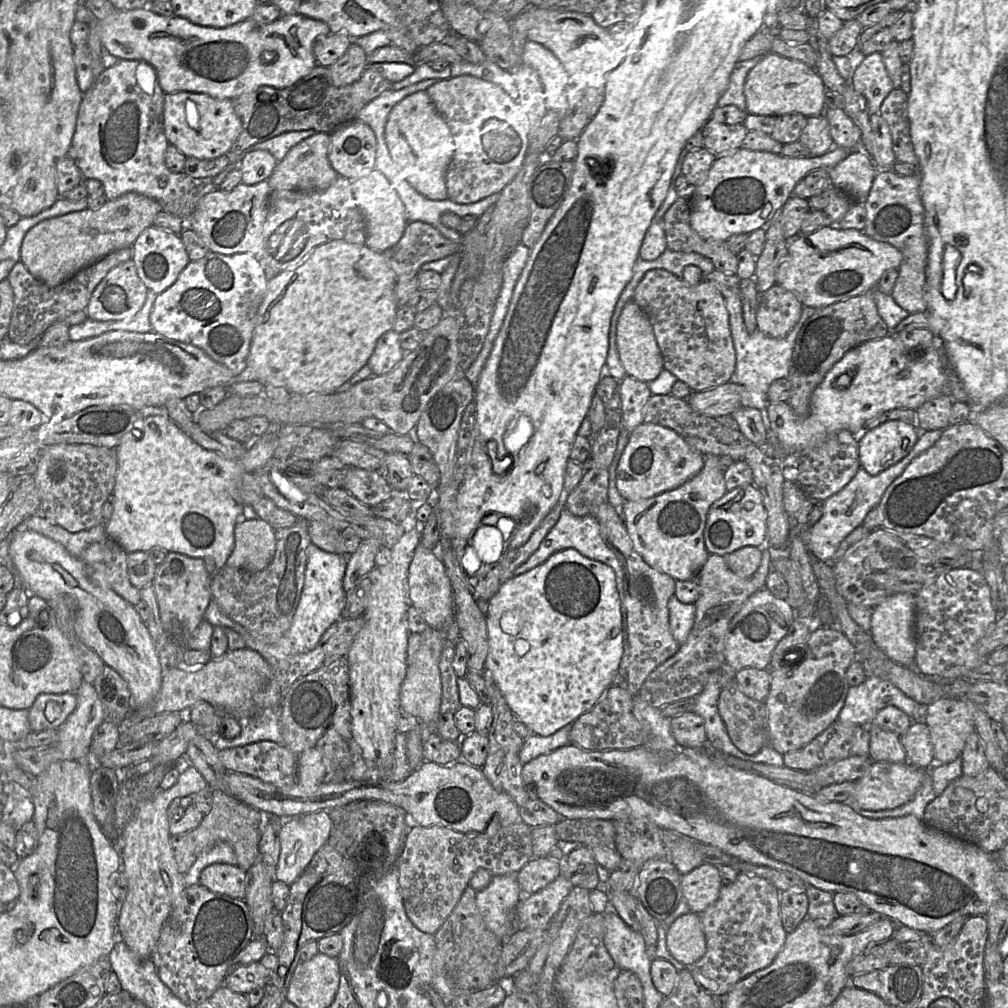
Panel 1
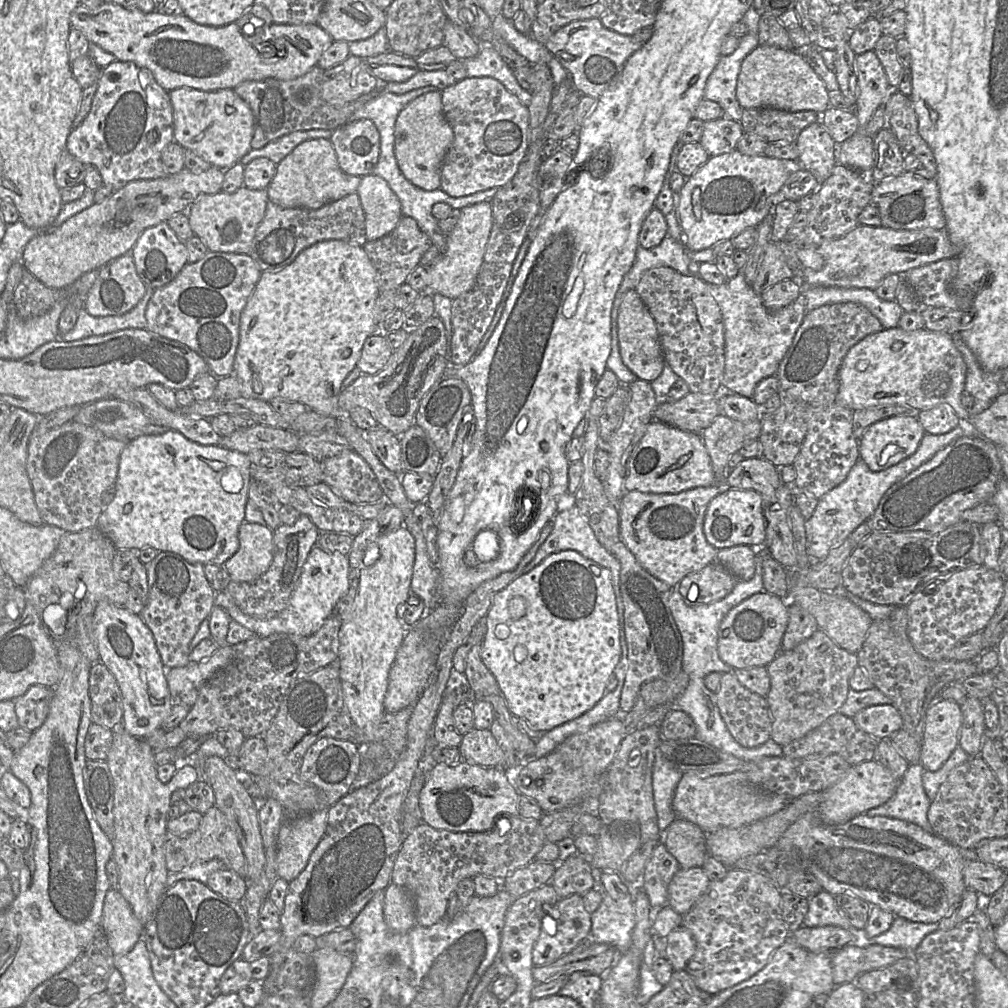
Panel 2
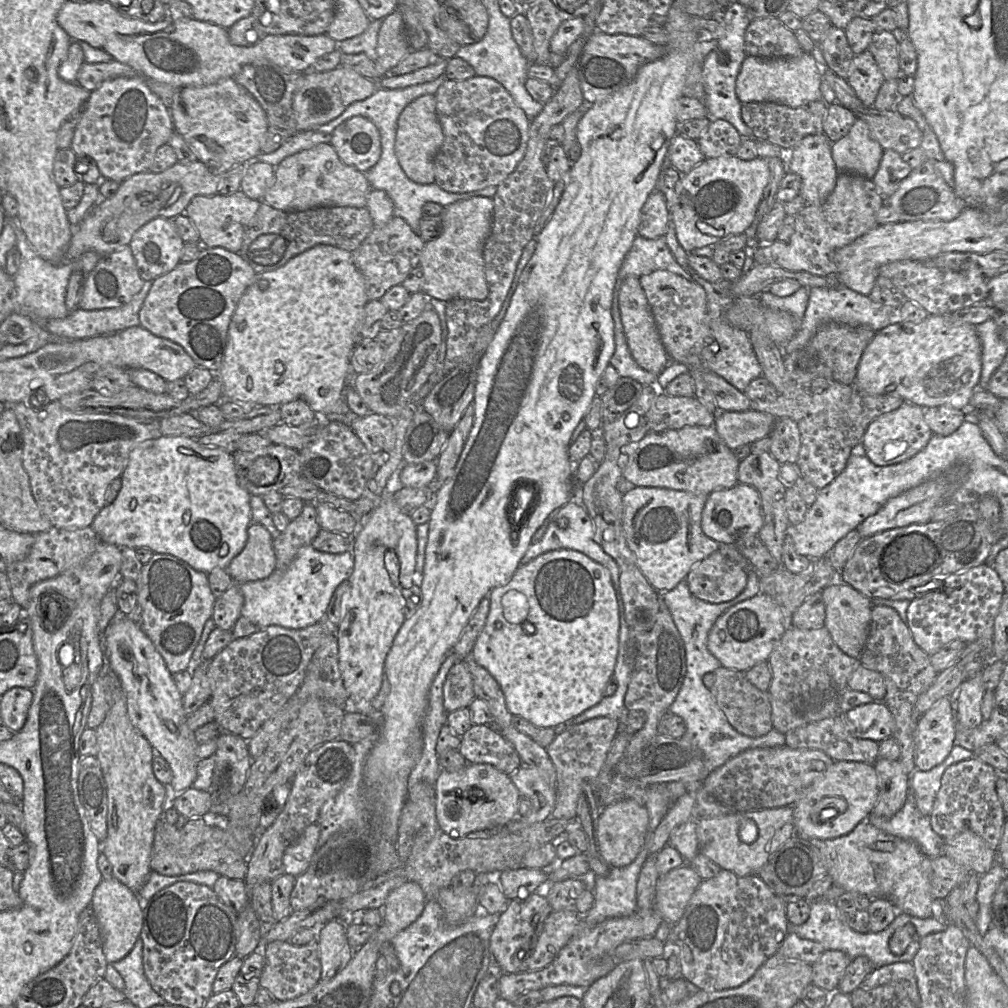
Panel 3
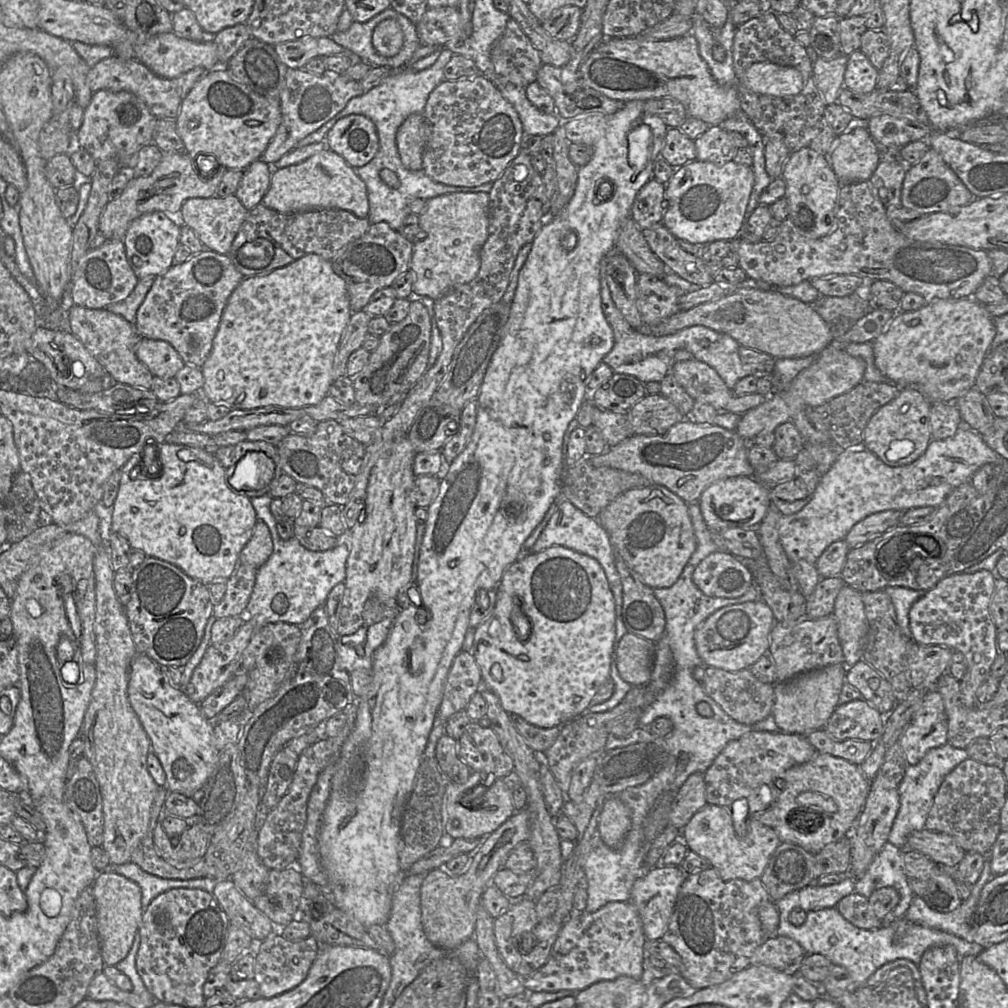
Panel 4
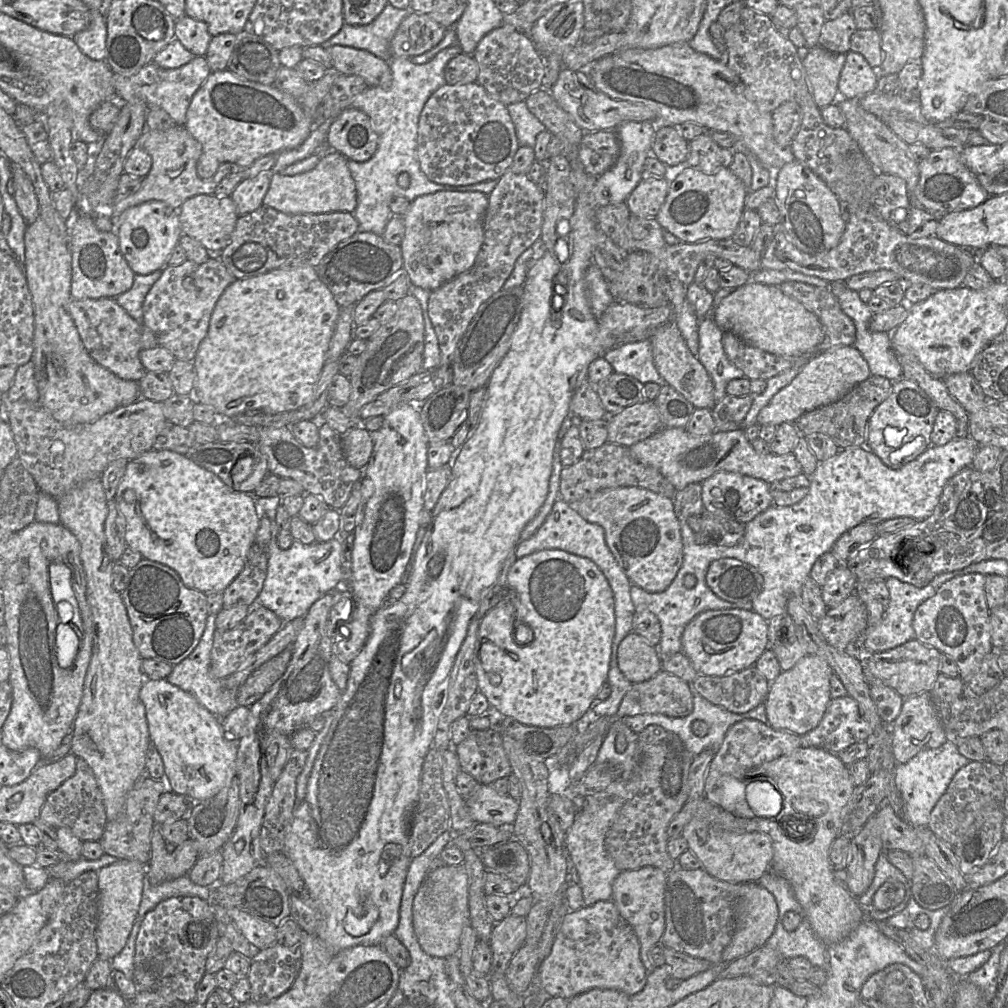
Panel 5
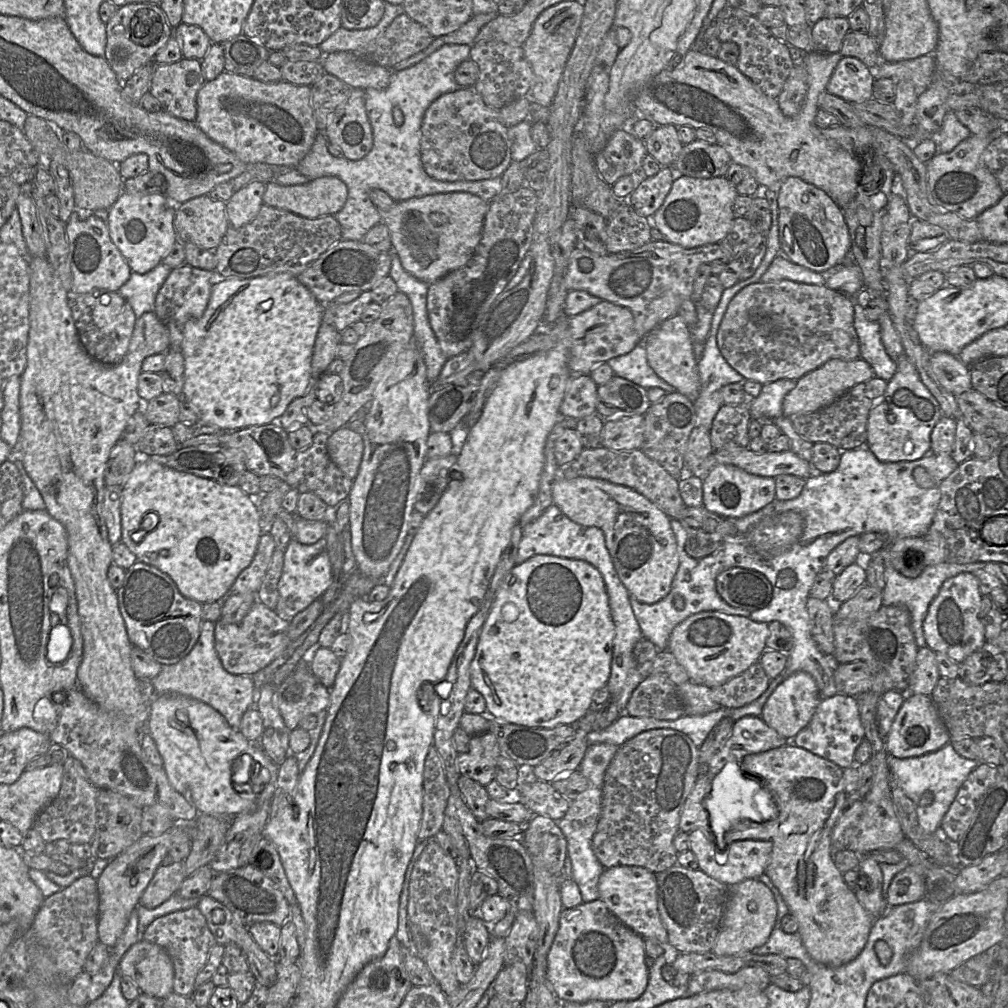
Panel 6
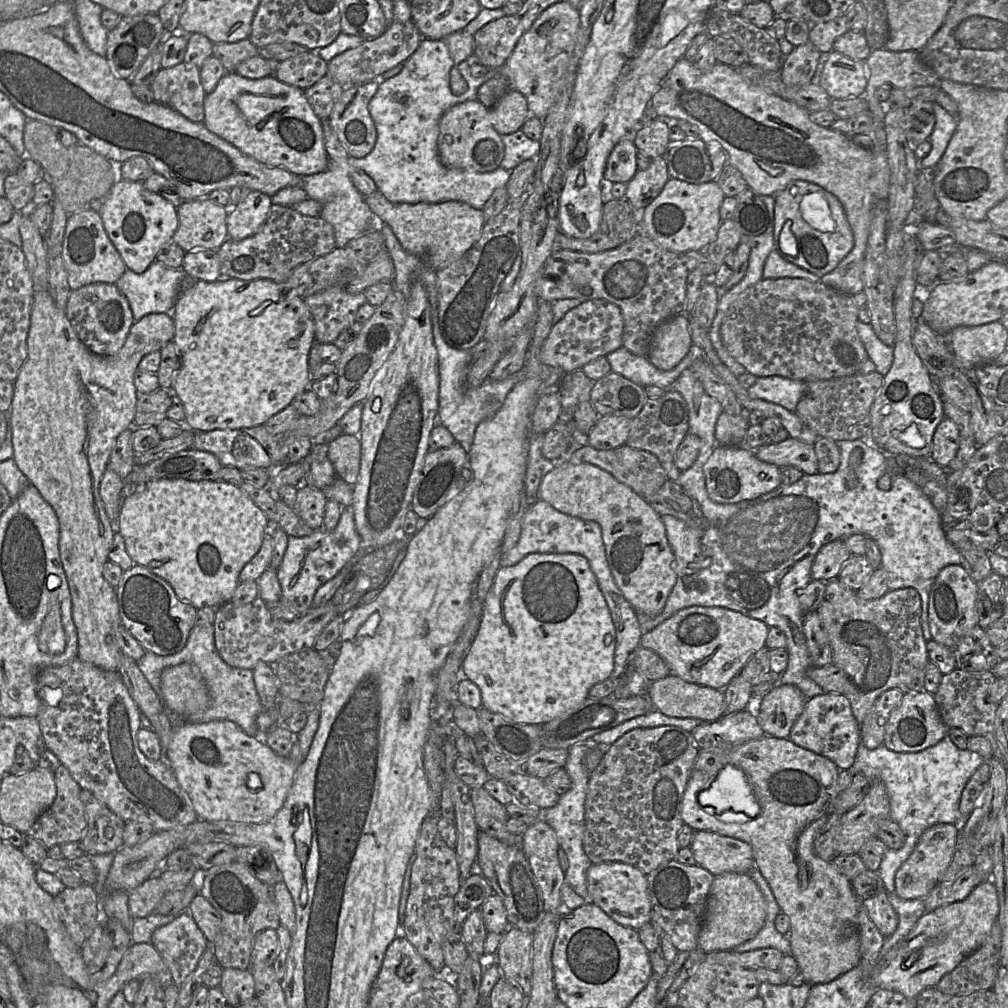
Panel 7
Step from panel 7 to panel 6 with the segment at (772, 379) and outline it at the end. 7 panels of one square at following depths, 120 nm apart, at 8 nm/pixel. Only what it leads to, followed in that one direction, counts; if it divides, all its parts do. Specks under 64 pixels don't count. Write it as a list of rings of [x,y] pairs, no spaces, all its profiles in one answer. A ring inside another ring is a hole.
[[[779,379],[763,384],[755,398],[749,398],[748,406],[752,419],[771,420],[783,415],[784,397],[796,386],[797,380]]]

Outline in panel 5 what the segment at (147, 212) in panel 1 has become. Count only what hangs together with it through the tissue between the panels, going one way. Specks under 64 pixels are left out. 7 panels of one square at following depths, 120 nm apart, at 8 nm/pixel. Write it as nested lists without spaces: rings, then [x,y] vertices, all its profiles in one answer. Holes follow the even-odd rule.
[[[175,126],[166,131],[145,130],[136,147],[143,148],[152,157],[152,167],[142,179],[136,193],[114,201],[108,210],[113,220],[127,209],[152,200],[163,201],[174,209],[179,209],[188,198],[199,194],[214,194],[221,180],[236,169],[231,163],[223,162],[211,178],[202,179],[197,172],[202,146],[184,126]]]

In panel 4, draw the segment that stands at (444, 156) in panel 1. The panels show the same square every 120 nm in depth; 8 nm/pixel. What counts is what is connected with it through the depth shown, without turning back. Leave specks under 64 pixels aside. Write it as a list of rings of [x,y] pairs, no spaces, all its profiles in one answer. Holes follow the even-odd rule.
[[[415,113],[405,119],[396,134],[398,153],[403,165],[412,171],[422,170],[423,153],[431,130],[423,113]]]

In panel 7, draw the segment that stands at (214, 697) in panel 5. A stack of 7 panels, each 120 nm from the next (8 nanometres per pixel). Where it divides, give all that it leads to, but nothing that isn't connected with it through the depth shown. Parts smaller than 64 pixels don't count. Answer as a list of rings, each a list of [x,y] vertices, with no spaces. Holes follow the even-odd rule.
[[[213,623],[195,624],[189,633],[185,646],[179,652],[162,656],[145,651],[143,657],[137,661],[138,667],[160,698],[162,671],[167,667],[181,663],[190,663],[199,669],[209,692],[210,705],[206,710],[194,715],[175,717],[177,720],[191,723],[230,720],[241,727],[249,736],[266,742],[268,732],[260,731],[256,724],[256,718],[263,711],[263,707],[255,687],[253,670],[232,667],[222,659],[215,647]]]

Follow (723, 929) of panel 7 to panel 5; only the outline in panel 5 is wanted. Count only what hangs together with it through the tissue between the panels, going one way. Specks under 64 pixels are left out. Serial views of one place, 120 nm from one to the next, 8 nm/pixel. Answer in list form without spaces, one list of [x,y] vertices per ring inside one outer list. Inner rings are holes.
[[[758,882],[742,883],[736,906],[735,931],[730,943],[722,953],[723,964],[728,964],[741,956],[765,945],[775,931],[779,910],[774,896]]]

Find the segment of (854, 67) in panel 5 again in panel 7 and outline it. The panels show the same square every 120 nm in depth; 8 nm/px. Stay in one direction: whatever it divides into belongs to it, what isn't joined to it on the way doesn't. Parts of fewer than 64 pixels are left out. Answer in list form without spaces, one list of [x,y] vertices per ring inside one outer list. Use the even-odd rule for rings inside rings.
[[[834,50],[822,54],[816,82],[832,99],[863,96],[868,84],[866,60],[854,60]]]

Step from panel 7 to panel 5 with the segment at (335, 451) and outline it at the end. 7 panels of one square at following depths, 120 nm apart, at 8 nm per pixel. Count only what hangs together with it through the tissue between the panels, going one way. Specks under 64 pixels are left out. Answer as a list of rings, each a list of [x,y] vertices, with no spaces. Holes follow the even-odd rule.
[[[352,427],[341,434],[341,442],[346,461],[352,467],[363,470],[374,447],[370,433],[362,427]]]

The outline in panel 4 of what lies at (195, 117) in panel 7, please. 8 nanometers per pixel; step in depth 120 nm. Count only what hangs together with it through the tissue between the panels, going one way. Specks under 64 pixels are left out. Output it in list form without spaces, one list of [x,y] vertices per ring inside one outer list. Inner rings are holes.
[[[113,55],[91,67],[87,75],[87,83],[93,93],[98,90],[130,92],[144,102],[157,119],[175,120],[179,114],[182,101],[206,73],[207,71],[203,67],[195,67],[179,77],[167,79],[156,75],[135,59],[122,59]]]

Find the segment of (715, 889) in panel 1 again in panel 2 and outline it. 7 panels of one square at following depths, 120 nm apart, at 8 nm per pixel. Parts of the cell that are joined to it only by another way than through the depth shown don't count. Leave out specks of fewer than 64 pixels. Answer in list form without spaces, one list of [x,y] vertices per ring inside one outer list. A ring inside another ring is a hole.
[[[702,867],[680,868],[668,886],[668,906],[685,915],[706,891],[710,879]]]

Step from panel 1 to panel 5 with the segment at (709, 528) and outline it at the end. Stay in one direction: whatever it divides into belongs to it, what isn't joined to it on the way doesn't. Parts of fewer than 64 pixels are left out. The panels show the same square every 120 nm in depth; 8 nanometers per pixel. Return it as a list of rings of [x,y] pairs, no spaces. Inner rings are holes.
[[[720,471],[701,483],[702,503],[707,513],[747,524],[773,505],[769,484],[761,479],[734,472]]]

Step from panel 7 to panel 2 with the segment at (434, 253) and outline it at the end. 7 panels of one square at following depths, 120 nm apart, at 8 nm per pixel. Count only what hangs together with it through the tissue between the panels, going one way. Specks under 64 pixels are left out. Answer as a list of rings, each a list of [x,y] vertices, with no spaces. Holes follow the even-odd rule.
[[[480,202],[462,208],[456,226],[450,234],[446,235],[445,251],[428,268],[430,272],[430,283],[427,292],[440,293],[454,300],[472,290],[484,258],[491,229],[491,202]]]

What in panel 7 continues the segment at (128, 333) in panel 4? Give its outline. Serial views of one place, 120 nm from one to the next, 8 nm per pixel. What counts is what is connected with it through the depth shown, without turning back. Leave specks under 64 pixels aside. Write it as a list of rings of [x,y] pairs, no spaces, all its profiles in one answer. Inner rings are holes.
[[[91,283],[71,291],[65,313],[81,342],[100,356],[115,355],[134,323],[129,302],[115,284]]]

